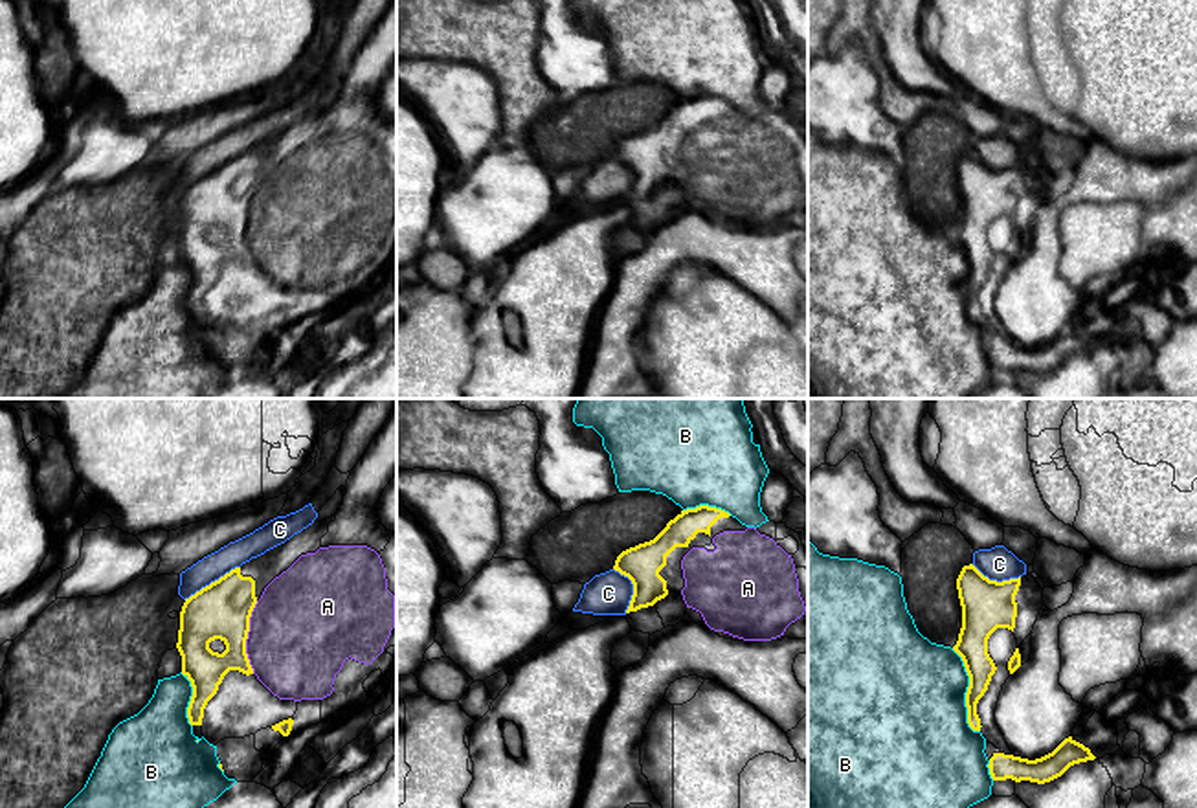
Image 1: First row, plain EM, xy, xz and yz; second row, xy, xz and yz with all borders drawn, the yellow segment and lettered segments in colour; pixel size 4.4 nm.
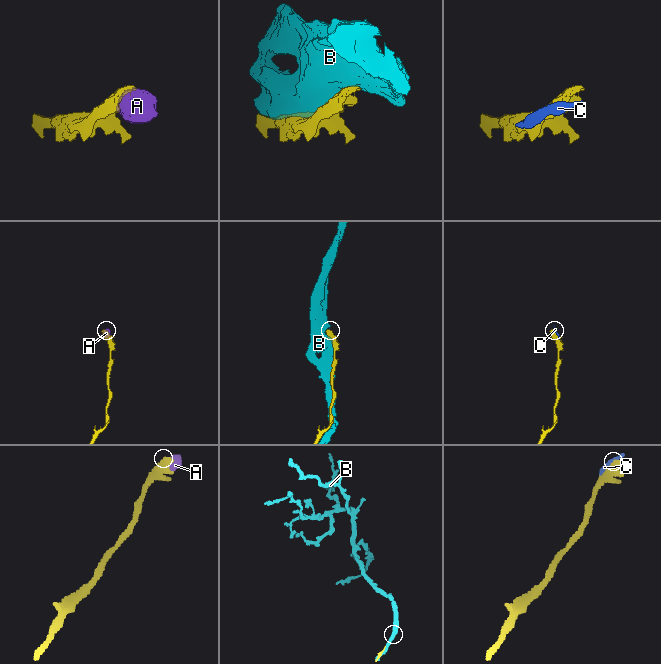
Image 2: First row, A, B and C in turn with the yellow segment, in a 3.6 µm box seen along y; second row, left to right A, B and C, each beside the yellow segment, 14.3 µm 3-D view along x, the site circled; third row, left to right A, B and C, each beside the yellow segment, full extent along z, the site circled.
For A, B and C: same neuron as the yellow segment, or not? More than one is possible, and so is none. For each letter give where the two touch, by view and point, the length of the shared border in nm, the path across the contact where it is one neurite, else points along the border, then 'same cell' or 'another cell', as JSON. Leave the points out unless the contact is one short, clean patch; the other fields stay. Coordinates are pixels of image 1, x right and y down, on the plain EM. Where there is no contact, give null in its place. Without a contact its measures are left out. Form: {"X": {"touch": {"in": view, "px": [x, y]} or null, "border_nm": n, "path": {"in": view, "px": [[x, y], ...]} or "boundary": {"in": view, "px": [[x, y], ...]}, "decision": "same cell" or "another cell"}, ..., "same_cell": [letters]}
{"A": {"touch": {"in": "xy", "px": [246, 226]}, "border_nm": 320, "decision": "same cell"}, "B": {"touch": {"in": "yz", "px": [966, 281]}, "border_nm": 380, "decision": "another cell"}, "C": {"touch": {"in": "xy", "px": [212, 171]}, "border_nm": 280, "decision": "another cell"}, "same_cell": ["A"]}

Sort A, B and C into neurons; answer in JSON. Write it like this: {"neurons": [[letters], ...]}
{"neurons": [["A"], ["B"], ["C"]]}

